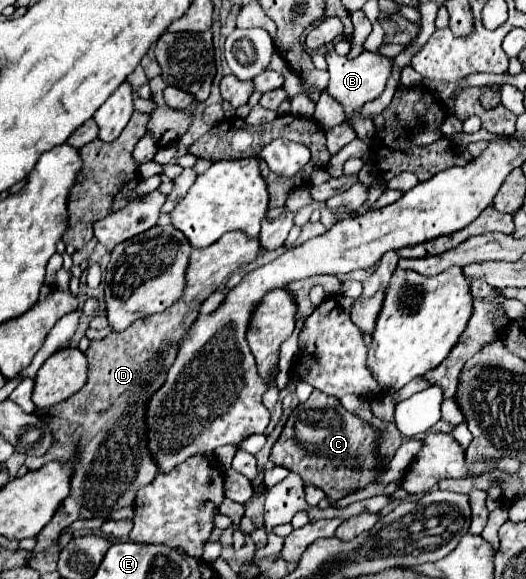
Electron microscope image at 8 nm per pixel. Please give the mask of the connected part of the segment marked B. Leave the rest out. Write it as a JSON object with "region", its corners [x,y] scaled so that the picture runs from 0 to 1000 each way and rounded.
{"region":[[[625,88],[618,98],[622,98],[622,112],[625,112],[622,123],[629,126],[629,136],[625,136],[625,147],[622,147],[625,164],[637,168],[652,181],[656,199],[667,209],[679,237],[703,252],[713,231],[713,219],[705,206],[688,206],[684,202],[683,190],[690,178],[717,171],[732,157],[732,147],[743,136],[743,126],[747,126],[747,105],[751,102],[721,95],[721,92],[705,92],[705,88],[690,88],[671,105],[663,105],[660,98],[644,98],[637,88]]]}

